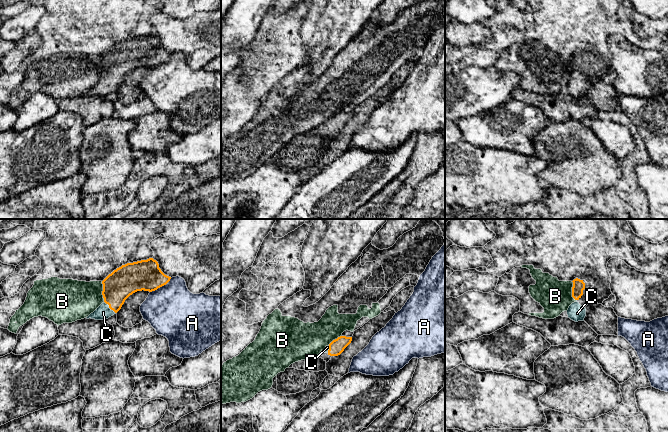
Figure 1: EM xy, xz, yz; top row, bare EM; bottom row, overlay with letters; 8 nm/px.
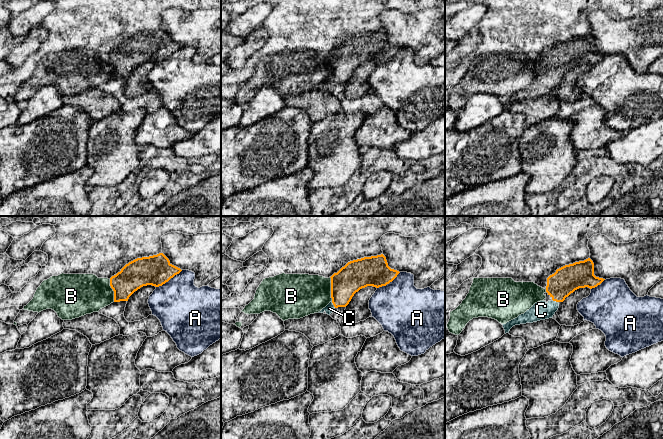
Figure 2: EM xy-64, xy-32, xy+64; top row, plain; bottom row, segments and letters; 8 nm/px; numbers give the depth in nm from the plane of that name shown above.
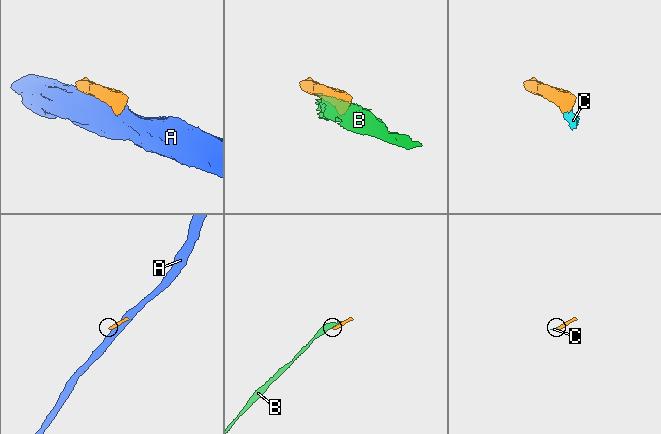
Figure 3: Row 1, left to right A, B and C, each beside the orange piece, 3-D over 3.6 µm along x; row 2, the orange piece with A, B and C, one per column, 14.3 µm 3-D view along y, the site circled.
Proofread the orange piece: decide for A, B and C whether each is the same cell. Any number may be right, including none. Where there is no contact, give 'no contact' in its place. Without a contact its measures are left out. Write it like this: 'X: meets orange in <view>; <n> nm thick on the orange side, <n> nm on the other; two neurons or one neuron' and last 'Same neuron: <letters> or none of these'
A: meets orange in xy; 240 nm thick on the orange side, 420 nm on the other; two neurons
B: meets orange in xy; 240 nm thick on the orange side, 320 nm on the other; two neurons
C: meets orange in xy; 240 nm thick on the orange side, 120 nm on the other; one neuron
Same neuron: C

